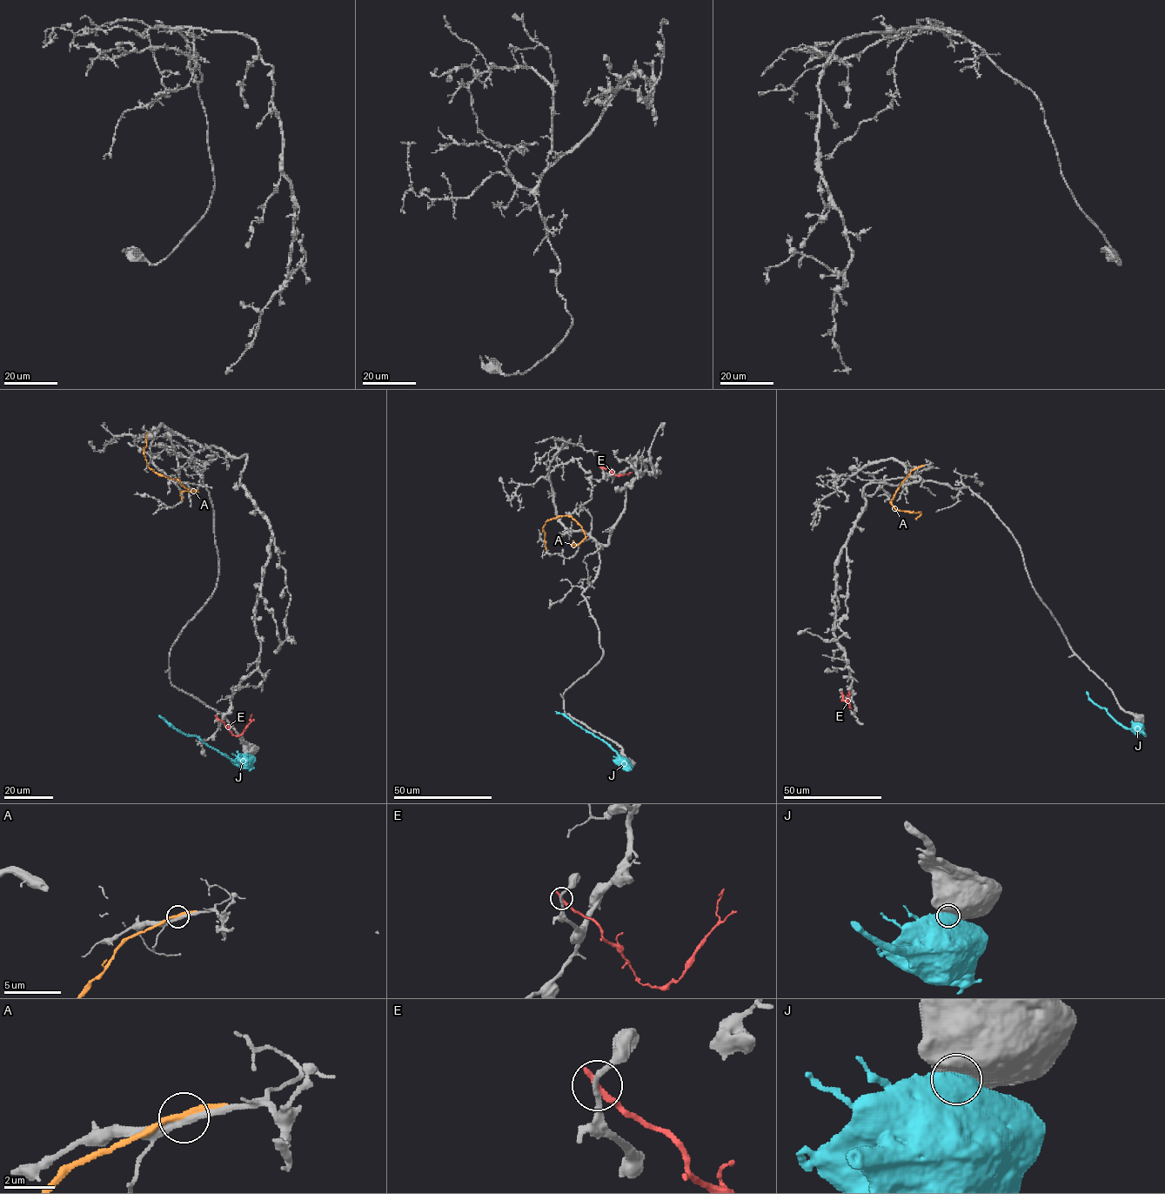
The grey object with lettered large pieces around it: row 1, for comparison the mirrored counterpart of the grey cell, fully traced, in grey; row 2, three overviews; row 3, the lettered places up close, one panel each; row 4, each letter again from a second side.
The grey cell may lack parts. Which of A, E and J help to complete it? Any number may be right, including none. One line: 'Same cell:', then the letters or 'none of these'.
Same cell: none of these

